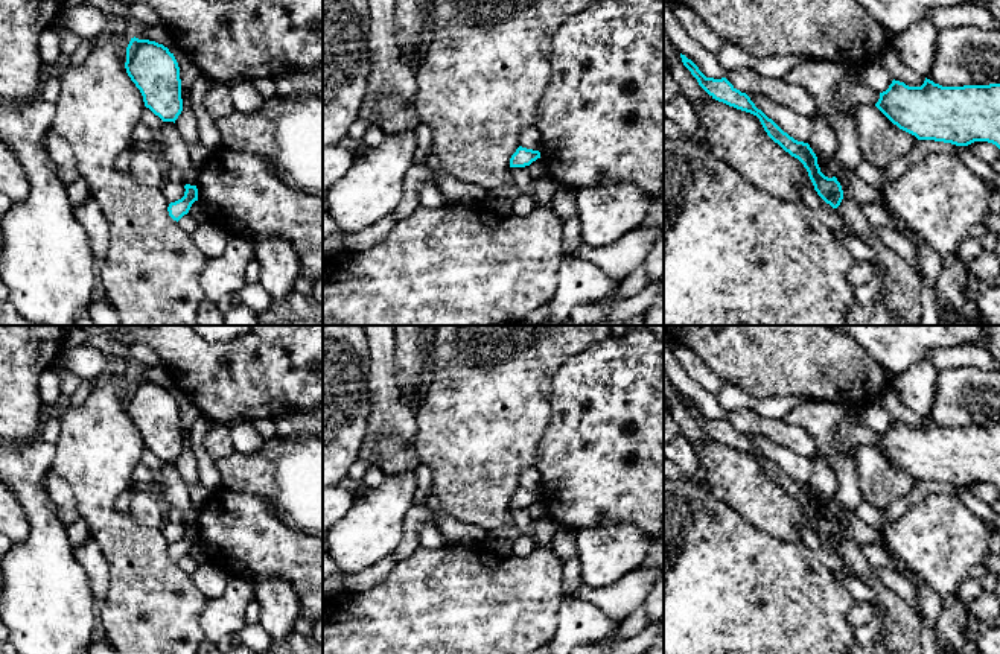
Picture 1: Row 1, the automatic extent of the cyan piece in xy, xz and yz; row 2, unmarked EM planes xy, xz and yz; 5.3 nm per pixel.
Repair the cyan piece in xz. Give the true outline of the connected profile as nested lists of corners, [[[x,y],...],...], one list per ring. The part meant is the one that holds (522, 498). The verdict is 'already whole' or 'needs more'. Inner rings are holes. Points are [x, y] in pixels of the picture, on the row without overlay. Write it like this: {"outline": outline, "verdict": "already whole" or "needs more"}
{"outline": [[[519,487],[510,499],[510,508],[525,508],[530,506],[537,499],[540,499],[539,491]]], "verdict": "already whole"}

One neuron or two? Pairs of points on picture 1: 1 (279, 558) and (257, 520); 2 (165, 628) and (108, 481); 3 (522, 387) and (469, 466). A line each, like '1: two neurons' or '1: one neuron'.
1: one neuron
2: one neuron
3: one neuron

